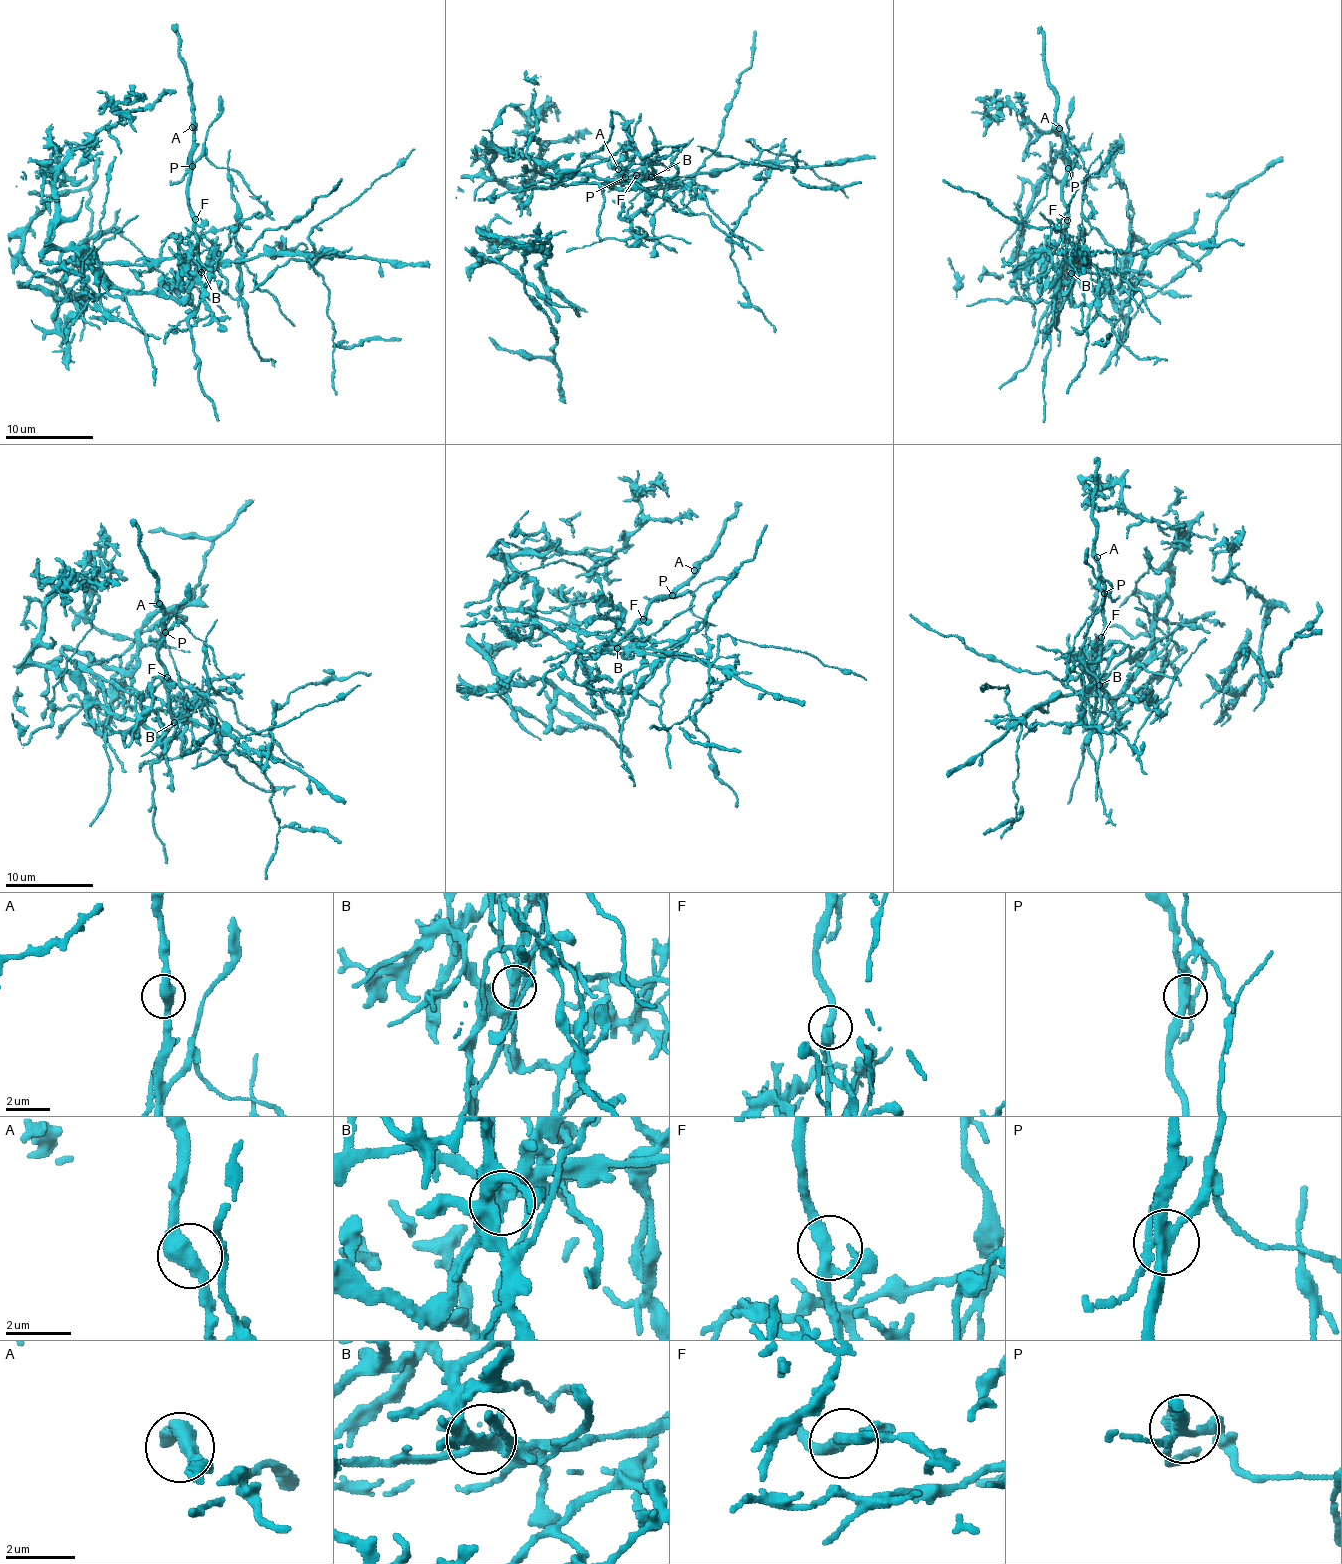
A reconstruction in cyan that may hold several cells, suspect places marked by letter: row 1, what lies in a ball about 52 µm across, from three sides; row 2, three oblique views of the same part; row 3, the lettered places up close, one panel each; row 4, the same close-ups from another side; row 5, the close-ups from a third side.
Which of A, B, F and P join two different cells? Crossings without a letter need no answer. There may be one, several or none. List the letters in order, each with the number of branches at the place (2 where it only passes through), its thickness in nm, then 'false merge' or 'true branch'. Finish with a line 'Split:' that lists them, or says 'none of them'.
A: 2 | 440 nm | true branch
B: 4 | 320 nm | false merge
F: 3 | 280 nm | true branch
P: 5 | 360 nm | false merge
Split: B, P

